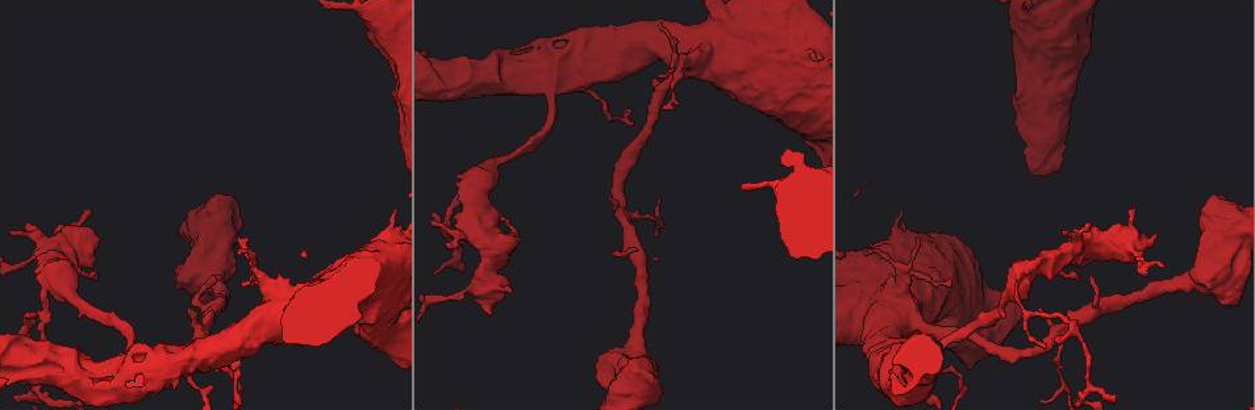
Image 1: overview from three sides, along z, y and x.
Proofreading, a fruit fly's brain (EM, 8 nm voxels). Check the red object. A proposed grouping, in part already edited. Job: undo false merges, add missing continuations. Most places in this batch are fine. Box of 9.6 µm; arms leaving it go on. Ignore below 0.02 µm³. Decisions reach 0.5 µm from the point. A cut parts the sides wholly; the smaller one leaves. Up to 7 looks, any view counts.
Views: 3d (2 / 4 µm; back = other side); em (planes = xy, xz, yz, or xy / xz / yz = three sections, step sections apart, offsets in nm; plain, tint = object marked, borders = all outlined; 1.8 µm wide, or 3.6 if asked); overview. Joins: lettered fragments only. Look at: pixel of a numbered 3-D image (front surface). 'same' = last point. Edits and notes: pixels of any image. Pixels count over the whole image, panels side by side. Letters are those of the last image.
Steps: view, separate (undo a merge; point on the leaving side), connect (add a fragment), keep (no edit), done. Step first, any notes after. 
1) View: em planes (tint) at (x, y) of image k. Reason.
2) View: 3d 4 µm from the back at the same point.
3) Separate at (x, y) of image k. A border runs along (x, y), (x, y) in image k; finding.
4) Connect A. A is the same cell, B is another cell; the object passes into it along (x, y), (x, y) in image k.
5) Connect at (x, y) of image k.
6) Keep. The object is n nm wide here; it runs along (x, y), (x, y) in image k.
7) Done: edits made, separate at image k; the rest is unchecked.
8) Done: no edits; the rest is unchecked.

View: em xz step 4 (tint) at (1049, 339) of image 1. Two arms in line, one across.

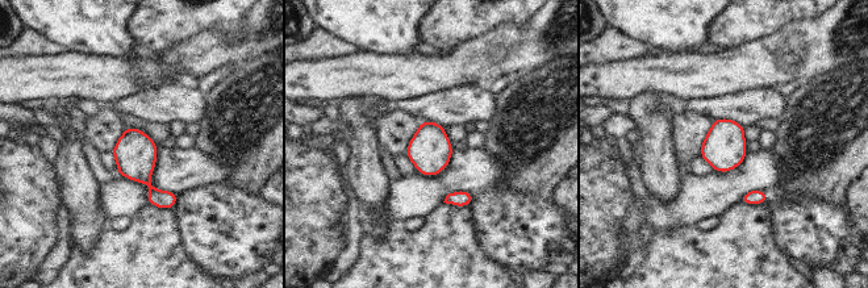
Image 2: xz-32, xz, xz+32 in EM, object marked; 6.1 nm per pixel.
View: em planes (borders) at the same point.

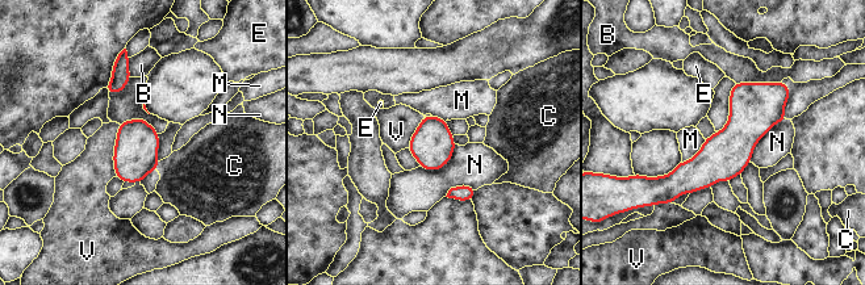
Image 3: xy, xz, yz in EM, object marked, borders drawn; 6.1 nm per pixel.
Keep. The object is 260 nm wide here; B, C, E, M, N and V are other cells; it runs along (786, 91), (702, 171), (661, 180) in image 3; one neuron here.

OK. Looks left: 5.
View: em 3.6 µm planes (tint) at (1132, 210) of image 1. Stops while still wide.

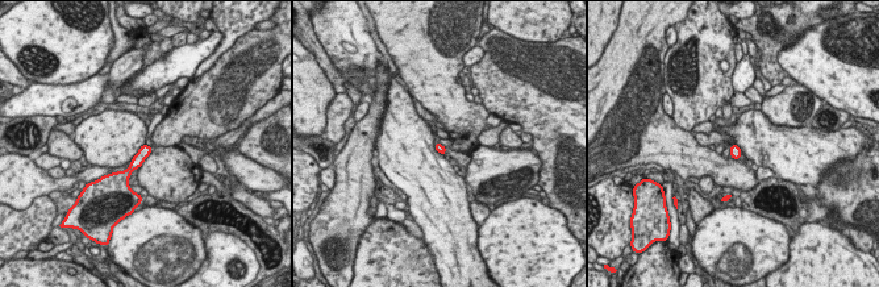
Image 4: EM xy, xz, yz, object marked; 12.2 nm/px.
View: em 3.6 µm planes (borders) at the same point.

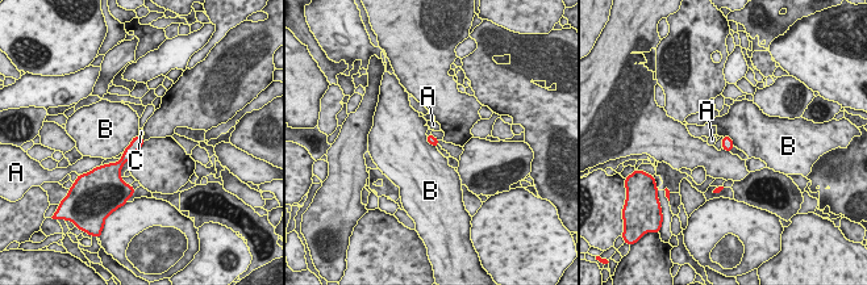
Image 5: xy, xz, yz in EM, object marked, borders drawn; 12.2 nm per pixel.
Keep. A, B and C are other cells; it runs along (137, 139), (126, 156), (113, 168) in image 5; no lettered fragment goes on from it.

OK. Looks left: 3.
View: em yz step 4 (tint) at (54, 257) of image 1. Two arms in line, one across.

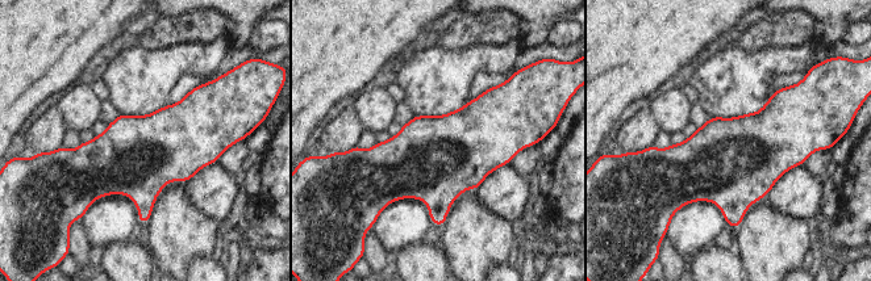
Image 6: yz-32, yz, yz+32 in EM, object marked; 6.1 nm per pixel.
View: em yz step 4 (borders) at the same point.

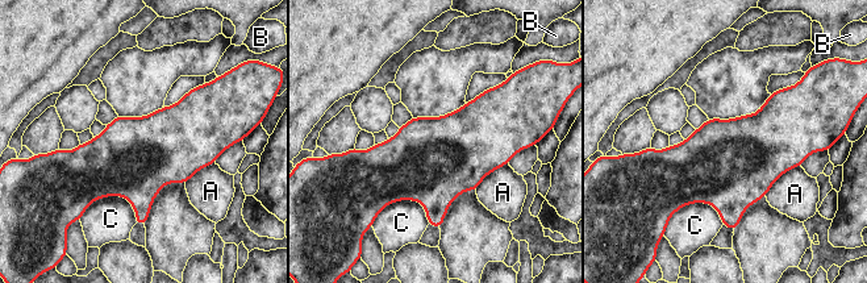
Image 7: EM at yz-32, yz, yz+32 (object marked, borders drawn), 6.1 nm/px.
Keep. A, B and C are other cells; a border runs along (84, 212), (124, 196), (136, 223) in image 7; continuous, no second neuron.

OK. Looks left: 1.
Done: no edits; the rest is unchecked.

